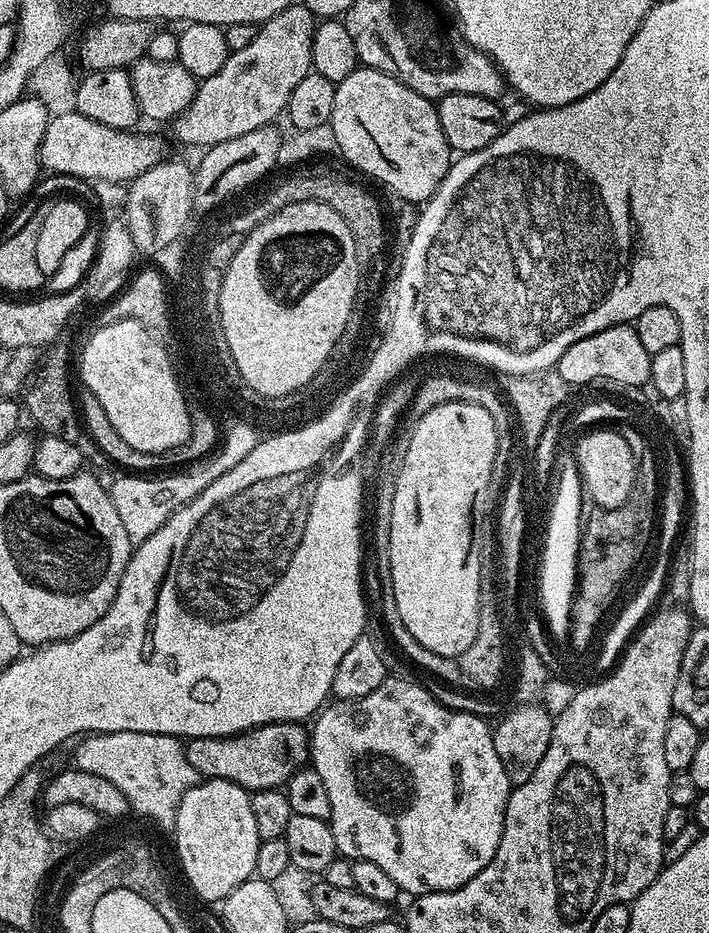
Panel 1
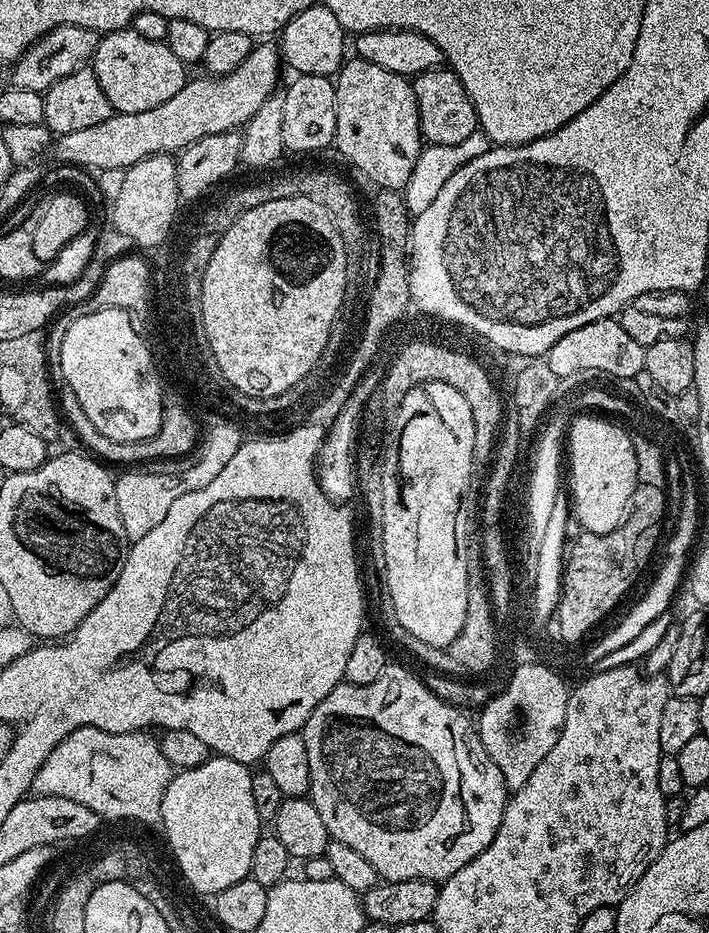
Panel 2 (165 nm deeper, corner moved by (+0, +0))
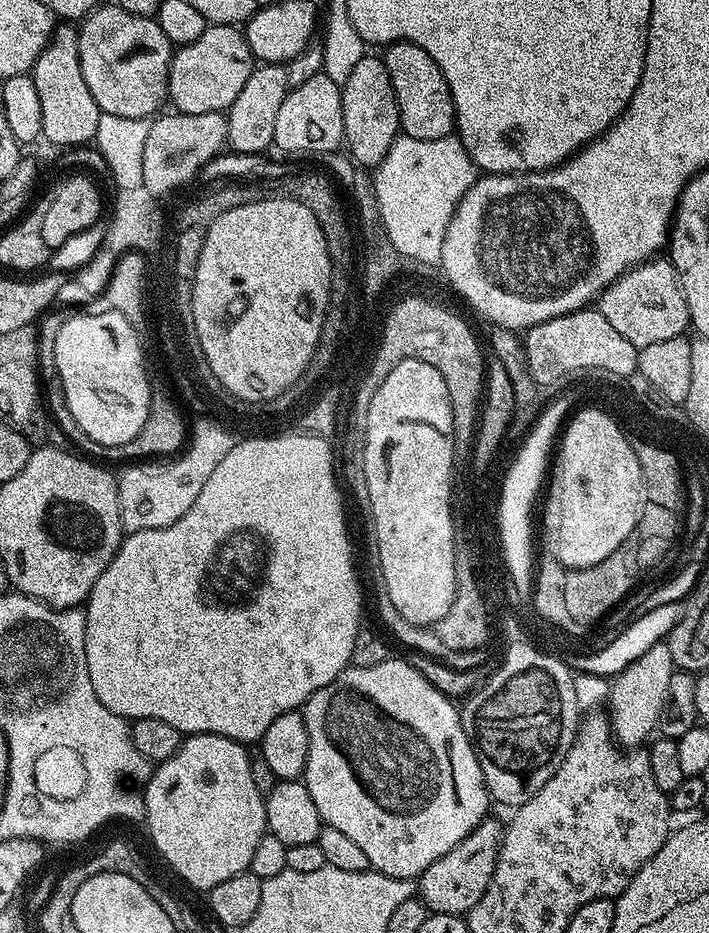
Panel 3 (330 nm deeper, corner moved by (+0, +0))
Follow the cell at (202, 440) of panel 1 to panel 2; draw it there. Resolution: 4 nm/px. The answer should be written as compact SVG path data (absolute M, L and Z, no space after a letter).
M67 386L61 387L61 392L59 389L58 407L62 413L63 423L67 427L68 424L72 427L73 434L85 444L83 447L91 455L99 458L101 461L107 462L109 465L124 464L120 466L140 466L143 465L140 464L143 460L156 460L159 456L180 456L176 458L184 458L198 444L198 439L193 433L192 421L188 418L188 412L183 400L169 400L167 402L167 412L162 418L162 426L158 430L158 434L154 434L150 438L139 440L138 442L118 442L117 440L106 438L106 434L102 434L98 430L98 426L94 426L94 422L90 422L90 418L86 418L86 410L82 410L82 405L78 403L74 390L70 390Z

